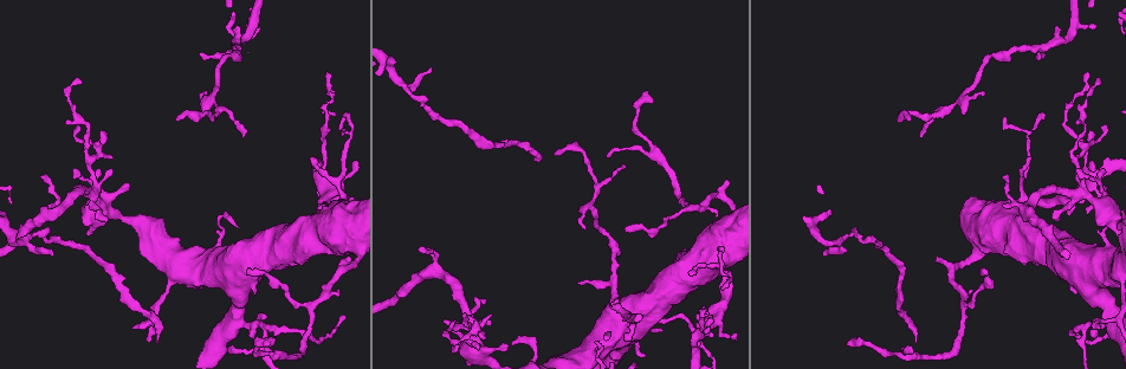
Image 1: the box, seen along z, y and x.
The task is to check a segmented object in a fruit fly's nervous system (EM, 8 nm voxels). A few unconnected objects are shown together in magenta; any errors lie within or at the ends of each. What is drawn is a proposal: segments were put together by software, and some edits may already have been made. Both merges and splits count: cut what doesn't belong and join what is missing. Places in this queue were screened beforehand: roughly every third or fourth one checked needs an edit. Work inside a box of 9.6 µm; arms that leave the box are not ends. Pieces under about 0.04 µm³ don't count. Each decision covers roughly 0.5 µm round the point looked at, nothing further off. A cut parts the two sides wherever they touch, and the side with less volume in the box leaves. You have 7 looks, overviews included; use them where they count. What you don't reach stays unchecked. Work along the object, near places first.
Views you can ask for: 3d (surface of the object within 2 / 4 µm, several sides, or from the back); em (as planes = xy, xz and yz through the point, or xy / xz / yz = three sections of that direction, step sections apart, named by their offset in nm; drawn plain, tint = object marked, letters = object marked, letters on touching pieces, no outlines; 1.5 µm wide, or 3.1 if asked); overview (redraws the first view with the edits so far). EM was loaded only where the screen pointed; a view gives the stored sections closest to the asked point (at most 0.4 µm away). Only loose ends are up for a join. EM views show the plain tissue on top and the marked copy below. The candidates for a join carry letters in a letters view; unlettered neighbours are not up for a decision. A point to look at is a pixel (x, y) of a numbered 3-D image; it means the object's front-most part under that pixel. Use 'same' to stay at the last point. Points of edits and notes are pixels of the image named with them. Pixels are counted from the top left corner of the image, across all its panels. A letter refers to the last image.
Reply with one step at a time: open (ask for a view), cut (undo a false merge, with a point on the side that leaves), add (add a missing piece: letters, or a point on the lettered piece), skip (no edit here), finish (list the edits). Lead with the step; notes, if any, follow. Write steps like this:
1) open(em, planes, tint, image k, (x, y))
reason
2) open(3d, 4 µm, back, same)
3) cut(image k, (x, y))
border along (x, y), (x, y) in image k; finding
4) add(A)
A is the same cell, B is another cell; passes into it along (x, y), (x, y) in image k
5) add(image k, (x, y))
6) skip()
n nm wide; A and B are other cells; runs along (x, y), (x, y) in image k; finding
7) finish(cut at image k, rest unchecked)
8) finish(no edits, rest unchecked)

open(em, planes, letters, image 1, (431, 70))
free end

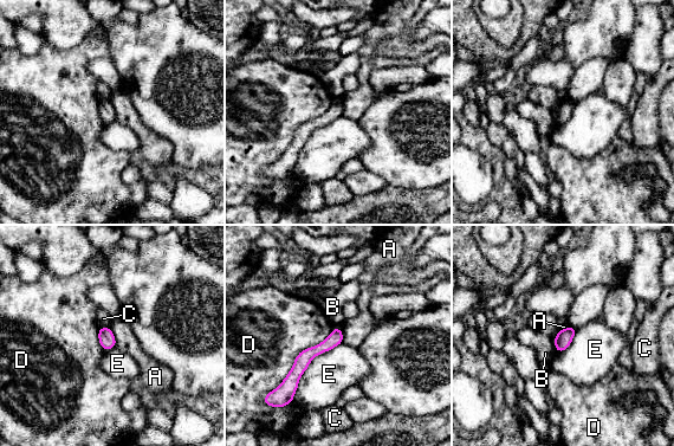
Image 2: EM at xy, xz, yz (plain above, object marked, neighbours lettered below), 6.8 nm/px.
skip()
A, B, C, D and E are other cells; runs along (337, 331), (300, 363), (285, 385) in image 2; no lettered piece goes on from it

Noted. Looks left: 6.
open(em, planes, letters, image 1, (916, 342))
tapers out

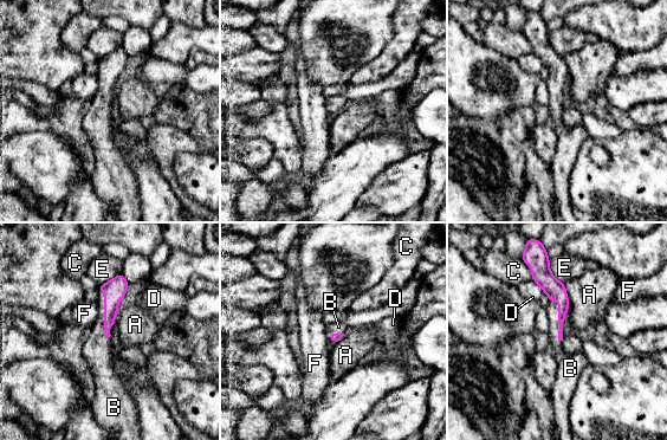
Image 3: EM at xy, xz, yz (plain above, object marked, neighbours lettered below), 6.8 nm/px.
add(B)
B touches over 380 nm; B is the same cell, A, C, D, E and F are other cells; it goes on there

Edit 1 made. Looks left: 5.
open(em, planes, letters, image 1, (1096, 79))
tapers out

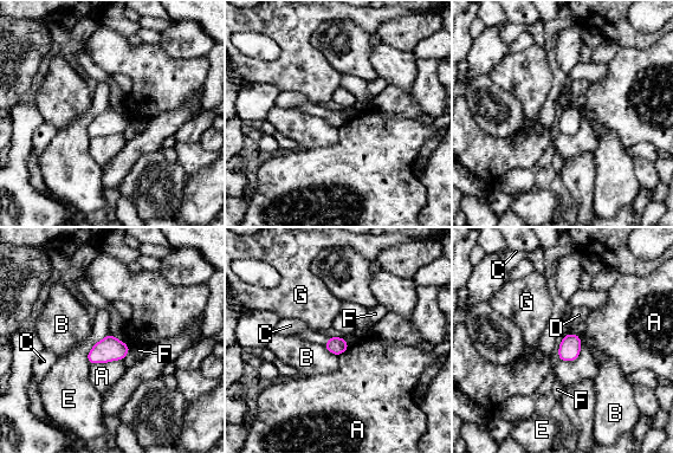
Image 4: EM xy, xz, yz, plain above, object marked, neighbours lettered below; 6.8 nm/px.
skip()
E touches over 260 nm; A, B, C, D, E, F and G are other cells; none of them fits

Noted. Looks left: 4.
finish(add at image 3, rest unchecked)

